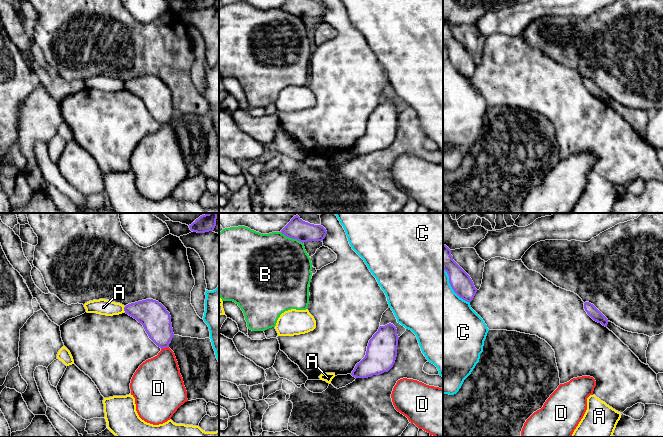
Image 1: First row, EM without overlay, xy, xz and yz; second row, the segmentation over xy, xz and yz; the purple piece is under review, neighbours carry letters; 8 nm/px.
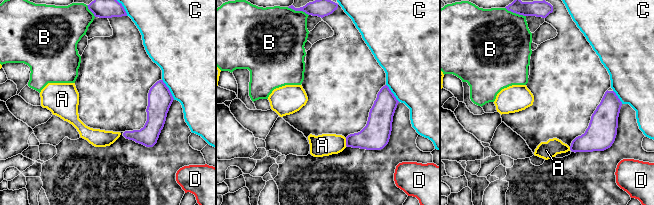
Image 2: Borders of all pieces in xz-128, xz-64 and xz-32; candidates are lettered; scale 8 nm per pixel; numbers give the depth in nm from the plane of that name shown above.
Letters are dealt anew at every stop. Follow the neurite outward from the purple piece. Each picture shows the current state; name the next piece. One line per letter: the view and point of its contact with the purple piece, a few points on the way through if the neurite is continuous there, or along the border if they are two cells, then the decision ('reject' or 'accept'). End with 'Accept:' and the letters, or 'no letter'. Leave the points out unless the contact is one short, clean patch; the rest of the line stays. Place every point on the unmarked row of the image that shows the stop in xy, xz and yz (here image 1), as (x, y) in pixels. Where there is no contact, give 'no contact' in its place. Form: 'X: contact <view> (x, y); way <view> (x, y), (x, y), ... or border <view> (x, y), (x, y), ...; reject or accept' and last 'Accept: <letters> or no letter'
A: contact xy (124, 85); reject
B: contact xz (291, 13); reject
C: contact yz (451, 62); reject
D: contact xy (164, 123); border xy (168, 122), (161, 125); reject
Accept: no letter

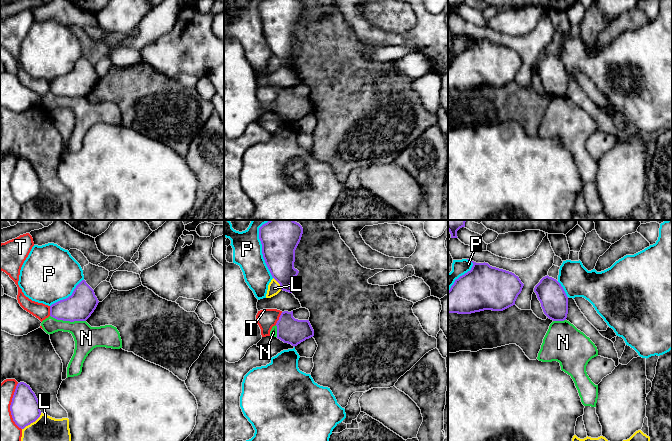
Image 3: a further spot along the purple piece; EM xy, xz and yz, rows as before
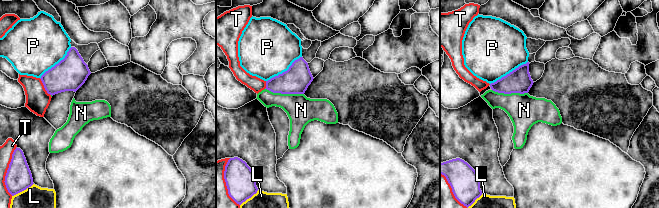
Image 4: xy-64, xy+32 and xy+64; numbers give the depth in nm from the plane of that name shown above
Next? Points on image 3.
L: contact xy (32, 198); reject
N: contact xy (68, 96); border xy (50, 91), (57, 95), (85, 97); reject
P: contact xz (262, 27); reject
T: contact xz (279, 94); reject
Accept: no letter

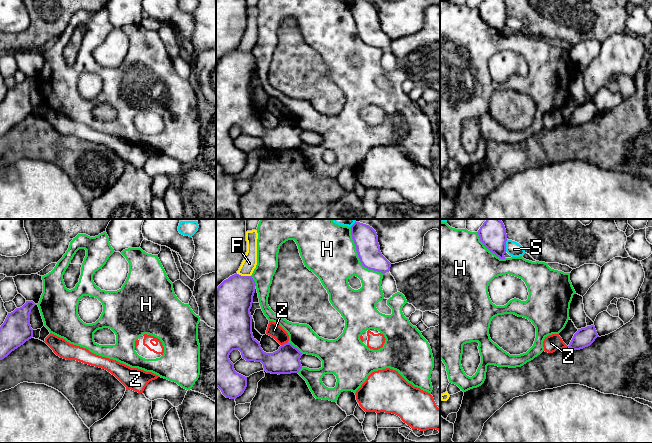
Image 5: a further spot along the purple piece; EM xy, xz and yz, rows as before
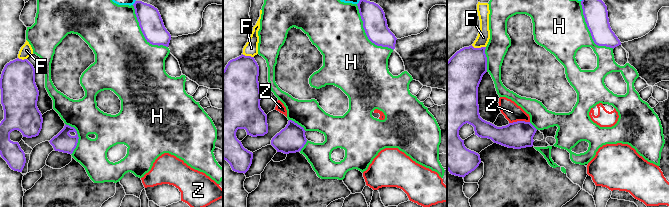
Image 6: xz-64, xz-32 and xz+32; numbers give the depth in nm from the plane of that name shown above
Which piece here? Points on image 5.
F: contact xz (243, 52); reject
H: contact xz (358, 32); reject
S: contact yz (505, 21); reject
Z: contact xz (285, 119); border xz (288, 118), (281, 121); reject
Accept: no letter

